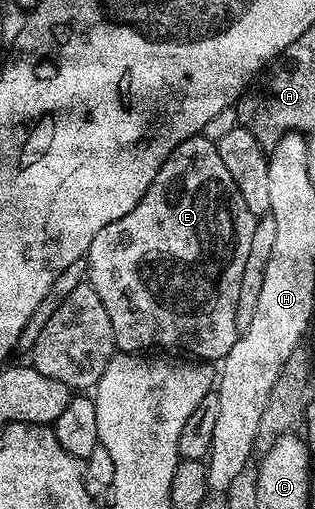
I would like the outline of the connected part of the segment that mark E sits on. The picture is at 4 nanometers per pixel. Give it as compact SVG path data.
M203 133L192 135L187 141L183 141L169 155L168 161L155 173L155 181L143 193L139 205L119 217L119 221L111 221L111 225L103 225L99 233L95 233L95 241L91 241L89 254L87 256L88 272L87 282L99 293L103 306L107 308L107 317L111 317L111 329L117 327L115 341L121 339L125 347L133 347L137 353L145 353L150 349L165 349L161 347L174 347L174 352L188 353L201 361L220 361L225 358L226 353L235 345L239 338L235 313L239 305L239 281L243 281L243 265L247 261L247 253L251 250L251 237L255 233L255 225L258 216L247 209L243 202L243 193L239 193L239 185L227 173L227 165L223 165L223 157L219 157L219 149L216 142L206 137Z

